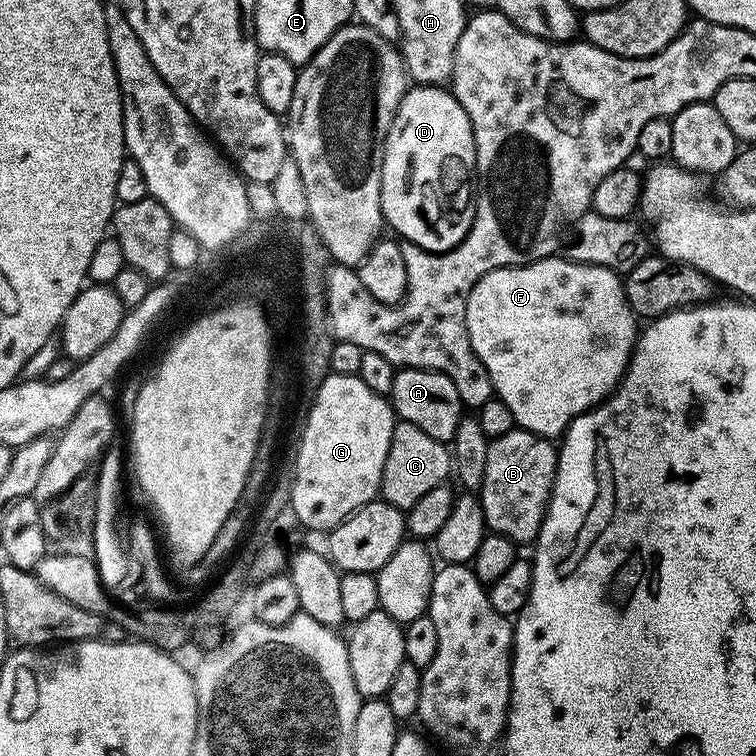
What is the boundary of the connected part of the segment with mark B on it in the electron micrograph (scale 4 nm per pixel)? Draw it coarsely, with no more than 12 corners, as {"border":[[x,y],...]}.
{"border":[[515,427],[489,443],[489,533],[535,541],[557,445]]}

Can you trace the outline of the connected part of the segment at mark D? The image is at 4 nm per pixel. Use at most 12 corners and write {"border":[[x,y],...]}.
{"border":[[409,87],[384,143],[387,227],[427,252],[472,225],[474,130]]}

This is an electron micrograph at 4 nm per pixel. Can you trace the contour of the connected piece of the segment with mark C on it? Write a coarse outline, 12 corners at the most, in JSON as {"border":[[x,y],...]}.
{"border":[[397,419],[379,495],[407,510],[453,475],[453,453]]}

